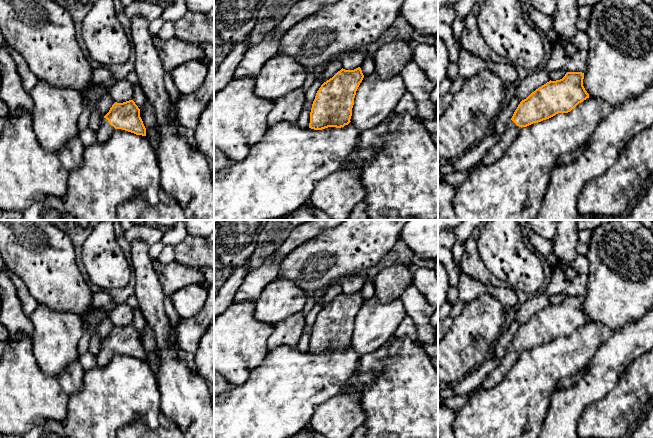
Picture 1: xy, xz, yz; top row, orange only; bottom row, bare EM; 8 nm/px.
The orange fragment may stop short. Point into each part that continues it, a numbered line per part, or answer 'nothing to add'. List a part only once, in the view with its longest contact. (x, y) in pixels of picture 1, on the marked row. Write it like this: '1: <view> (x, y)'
1: xy (105, 130)

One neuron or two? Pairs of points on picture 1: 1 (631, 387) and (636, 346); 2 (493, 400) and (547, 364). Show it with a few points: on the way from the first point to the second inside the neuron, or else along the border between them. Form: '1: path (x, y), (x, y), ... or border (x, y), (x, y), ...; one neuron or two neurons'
1: border (642, 355), (636, 358), (619, 377); two neurons
2: path (506, 400), (511, 400), (534, 377); one neuron

